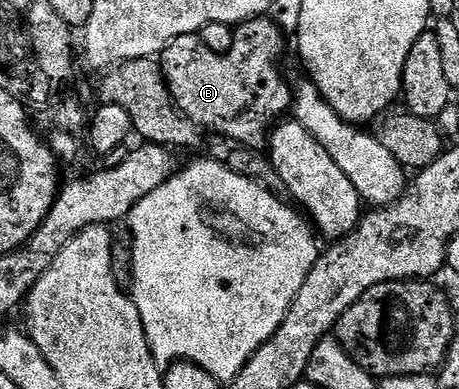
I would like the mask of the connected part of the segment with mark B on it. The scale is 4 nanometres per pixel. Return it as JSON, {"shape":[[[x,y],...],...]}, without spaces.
{"shape":[[[256,17],[235,27],[232,46],[224,54],[210,49],[199,34],[187,34],[174,39],[158,61],[181,114],[205,132],[263,151],[268,135],[292,109],[294,86],[280,71],[284,38],[285,31],[271,17]]]}

